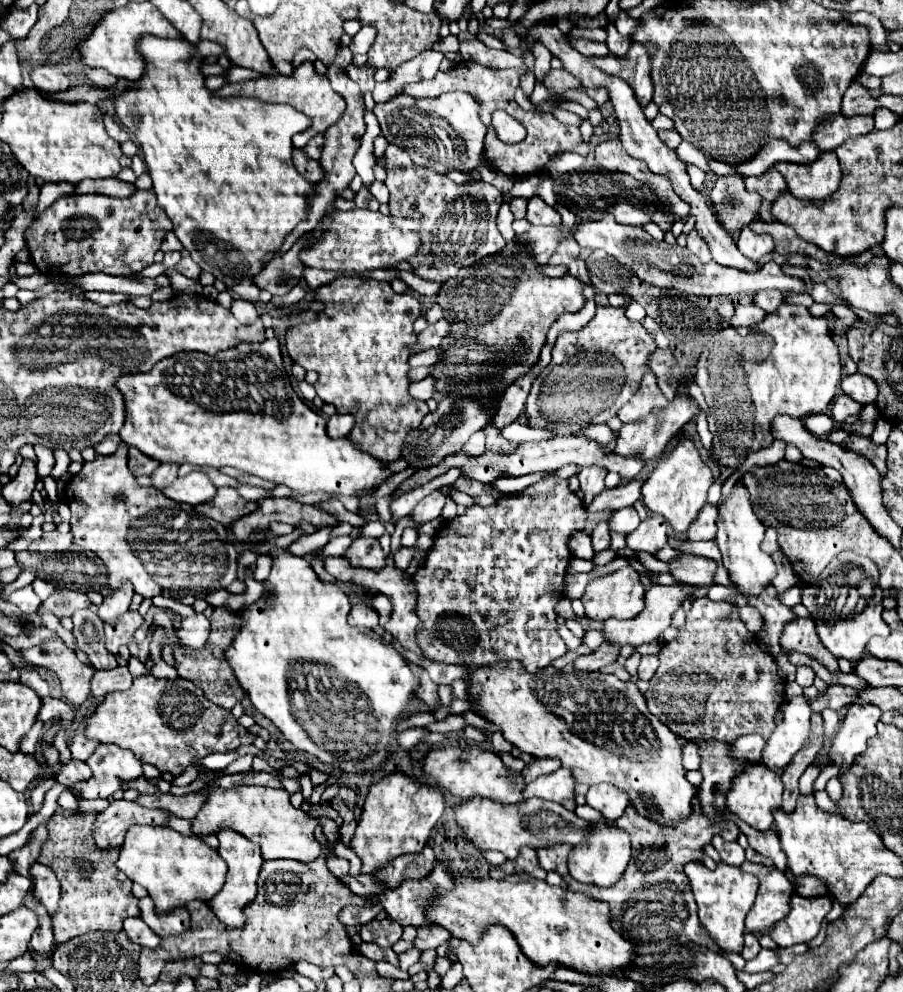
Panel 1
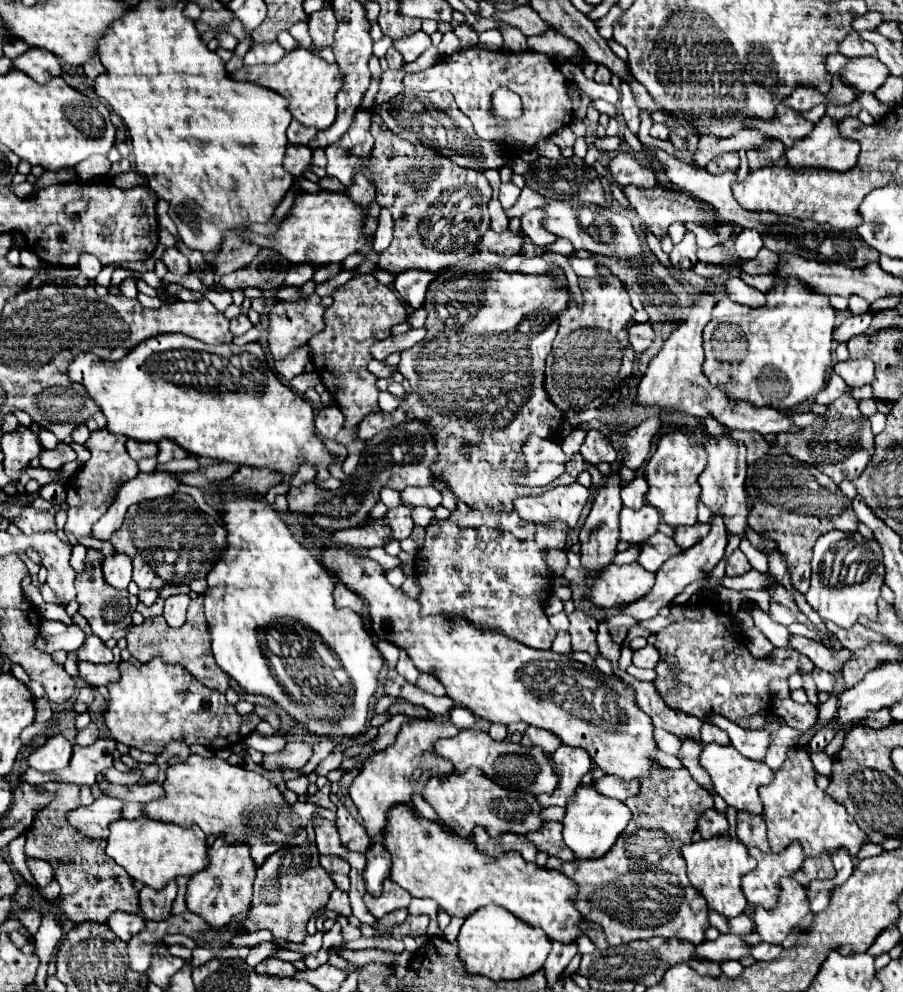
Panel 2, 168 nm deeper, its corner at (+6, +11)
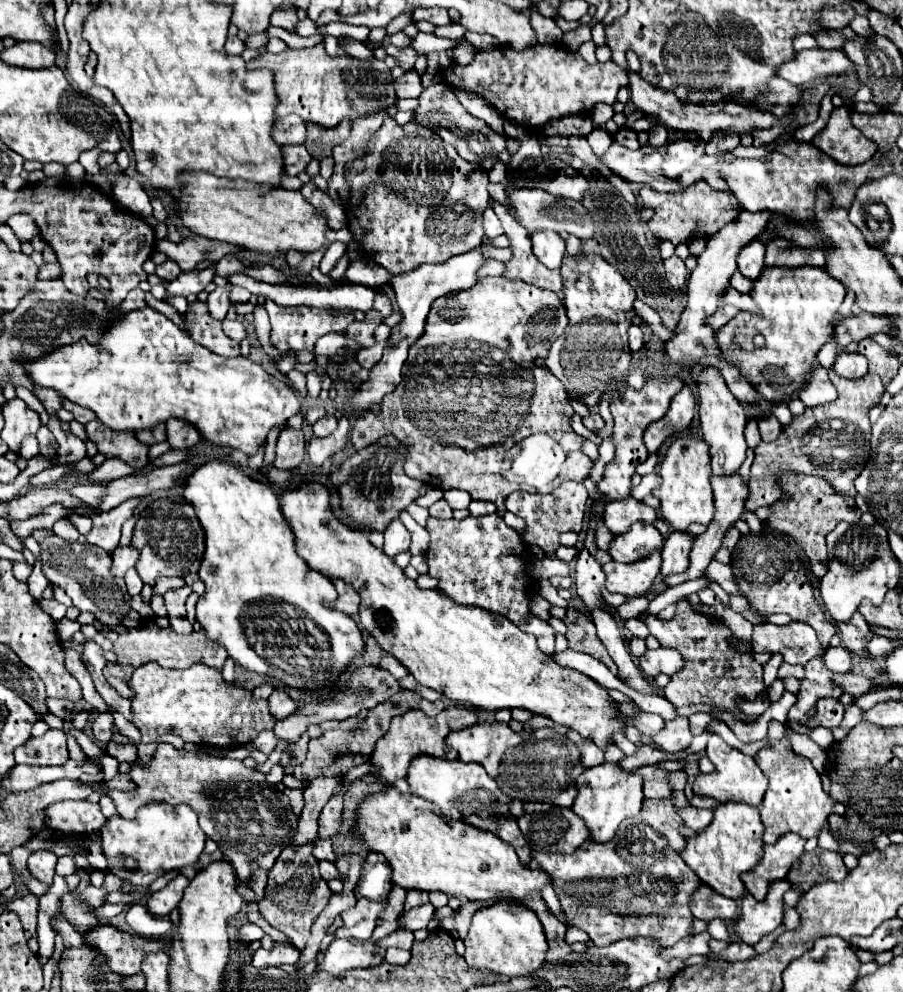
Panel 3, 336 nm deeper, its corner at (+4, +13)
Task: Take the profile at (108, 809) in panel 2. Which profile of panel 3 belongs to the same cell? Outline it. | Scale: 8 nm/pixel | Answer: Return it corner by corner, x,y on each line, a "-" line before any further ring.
61,801
49,805
45,811
45,819
51,827
63,833
99,833
107,819
101,813
99,803
91,801

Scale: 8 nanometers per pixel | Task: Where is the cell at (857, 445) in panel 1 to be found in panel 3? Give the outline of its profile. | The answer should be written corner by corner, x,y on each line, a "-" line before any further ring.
829,369
829,377
839,391
837,401
827,405
817,405
807,409
803,415
793,417
793,421
781,429
781,435
773,443
759,443
755,447
755,461
751,465
749,495
745,509
755,511
761,505
771,505
781,497
781,489
775,485
779,473
791,469
795,473
825,477
843,495
855,497
855,477
861,473
871,453
871,423
869,409
879,405
885,391
877,375
867,373
857,381
845,381

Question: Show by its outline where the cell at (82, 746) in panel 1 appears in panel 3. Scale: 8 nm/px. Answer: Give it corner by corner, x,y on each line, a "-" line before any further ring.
105,713
105,715
97,715
95,721
91,723
91,731
93,731
93,737
99,741
99,743
109,743
113,733
111,733
111,725
113,725
113,715

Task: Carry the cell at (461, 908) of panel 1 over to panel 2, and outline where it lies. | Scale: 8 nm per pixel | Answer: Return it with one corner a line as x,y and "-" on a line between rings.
401,803
387,815
387,837
383,837
383,847
393,861
391,879
411,897
437,901
453,917
469,917
479,907
499,905
525,923
541,927
553,941
573,943
583,933
579,927
583,917
571,901
577,895
577,885
569,877
527,863
513,851
499,857
483,855
473,839
473,835
467,839
459,833
449,833
441,823
419,817

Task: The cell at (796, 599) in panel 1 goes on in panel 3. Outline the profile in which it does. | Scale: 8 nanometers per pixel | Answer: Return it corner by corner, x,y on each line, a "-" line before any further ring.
699,577
699,579
695,579
695,581
687,581
685,585
679,585
679,587
673,587
673,589
665,589
663,593
659,593
651,603
649,603
649,611
651,613
661,613
667,605
673,605
673,603
677,603
679,599
683,599
683,597
687,597
687,595
691,595
691,593
697,593
699,589
705,589
705,587
711,587
711,583
713,583
713,579
709,579
709,577

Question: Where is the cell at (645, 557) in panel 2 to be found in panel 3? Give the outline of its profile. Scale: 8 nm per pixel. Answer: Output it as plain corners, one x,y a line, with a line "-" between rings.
637,523
629,529
629,533
623,533
621,537
613,539
609,553
619,563
637,563
649,553
661,551
663,543
663,535
653,525

